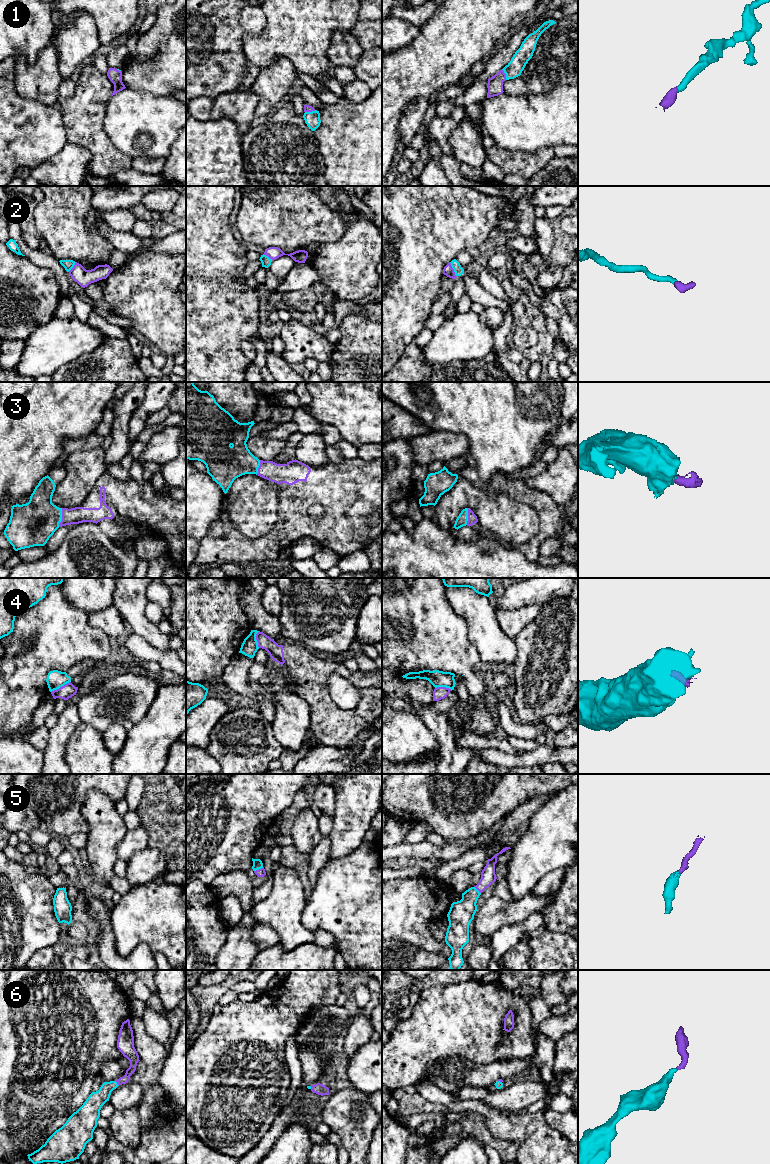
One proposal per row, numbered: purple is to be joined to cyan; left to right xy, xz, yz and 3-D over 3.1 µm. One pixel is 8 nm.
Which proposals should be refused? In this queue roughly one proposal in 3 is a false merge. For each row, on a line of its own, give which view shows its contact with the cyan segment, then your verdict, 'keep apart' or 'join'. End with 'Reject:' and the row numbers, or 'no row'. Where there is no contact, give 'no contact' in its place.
1: meets cyan in xz; join
2: meets cyan in yz; join
3: meets cyan in xy; join
4: meets cyan in xy; keep apart
5: meets cyan in xz; join
6: meets cyan in xy; join
Reject: 4

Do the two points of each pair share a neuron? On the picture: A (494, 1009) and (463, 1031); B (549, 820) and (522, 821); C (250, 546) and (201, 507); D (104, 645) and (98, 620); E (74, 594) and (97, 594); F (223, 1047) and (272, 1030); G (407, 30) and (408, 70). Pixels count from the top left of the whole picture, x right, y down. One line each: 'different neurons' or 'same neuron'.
A: same neuron
B: different neurons
C: different neurons
D: different neurons
E: same neuron
F: same neuron
G: different neurons

